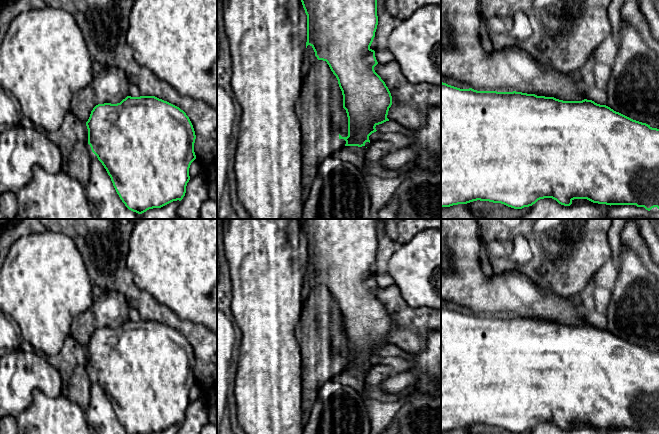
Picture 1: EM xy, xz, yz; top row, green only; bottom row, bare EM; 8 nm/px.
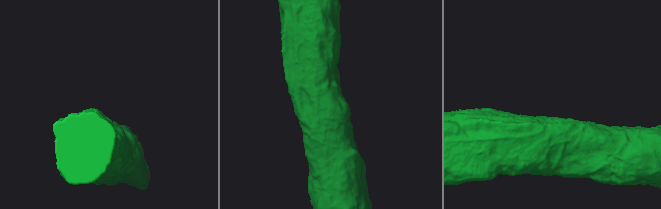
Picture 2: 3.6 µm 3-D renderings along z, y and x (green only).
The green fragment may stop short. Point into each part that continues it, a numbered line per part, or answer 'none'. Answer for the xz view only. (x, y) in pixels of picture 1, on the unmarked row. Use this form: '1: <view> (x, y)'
none

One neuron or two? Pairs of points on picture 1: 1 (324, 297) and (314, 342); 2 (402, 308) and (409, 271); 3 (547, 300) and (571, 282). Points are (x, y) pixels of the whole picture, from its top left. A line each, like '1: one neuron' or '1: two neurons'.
1: one neuron
2: two neurons
3: two neurons

